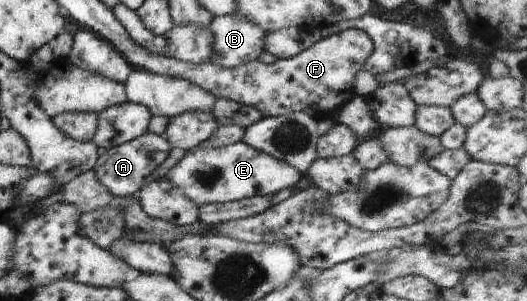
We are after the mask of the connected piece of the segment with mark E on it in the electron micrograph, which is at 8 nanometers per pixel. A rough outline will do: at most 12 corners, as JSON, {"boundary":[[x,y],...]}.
{"boundary":[[243,142],[191,148],[162,178],[200,206],[293,187],[296,169]]}

